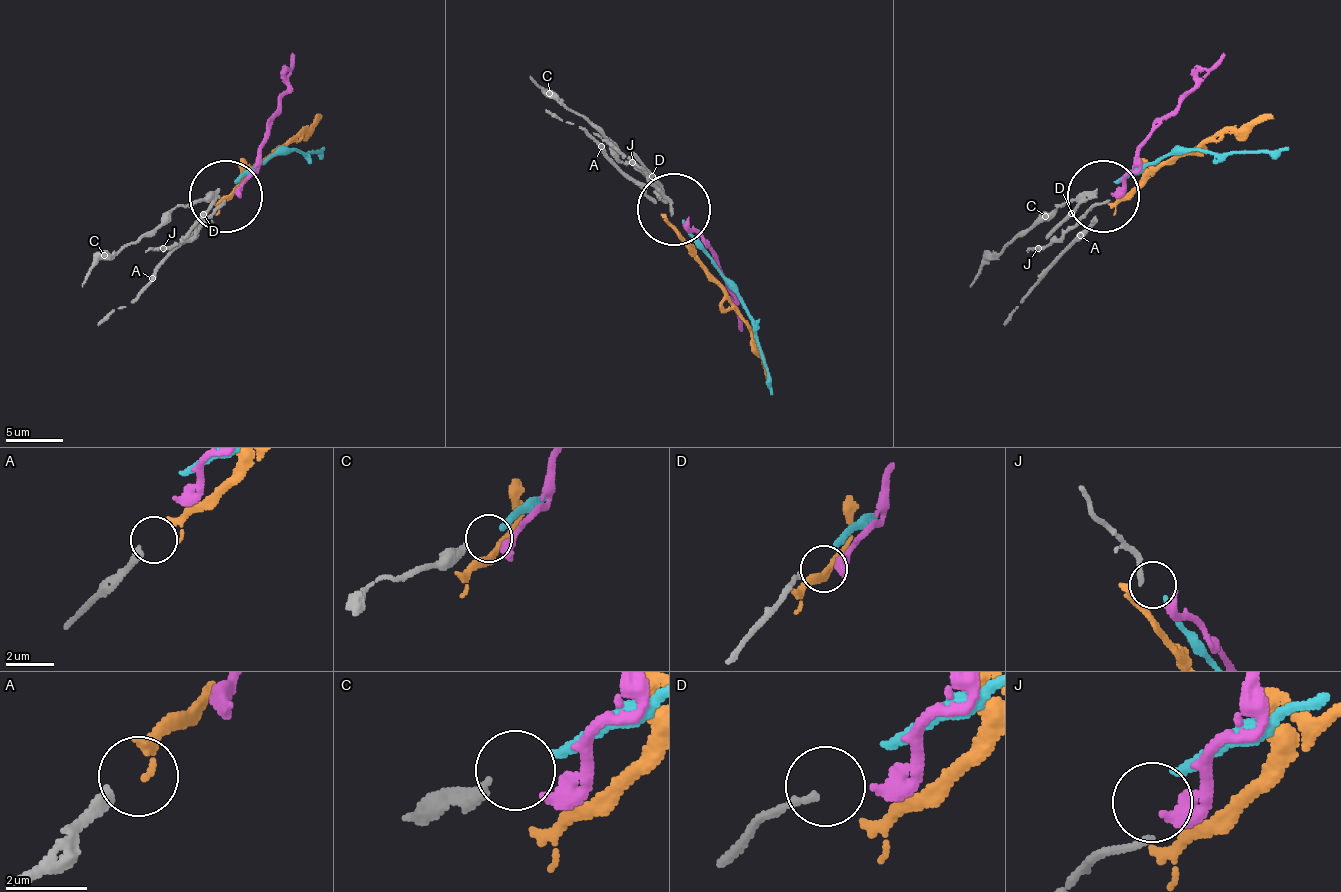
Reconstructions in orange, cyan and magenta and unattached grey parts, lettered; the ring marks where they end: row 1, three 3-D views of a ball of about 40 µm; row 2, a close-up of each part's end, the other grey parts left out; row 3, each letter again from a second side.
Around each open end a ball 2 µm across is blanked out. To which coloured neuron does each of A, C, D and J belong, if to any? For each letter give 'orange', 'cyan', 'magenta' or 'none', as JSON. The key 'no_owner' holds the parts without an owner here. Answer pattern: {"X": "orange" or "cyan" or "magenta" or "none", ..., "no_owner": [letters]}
{"A": "orange", "C": "cyan", "D": "none", "J": "magenta", "no_owner": ["D"]}

